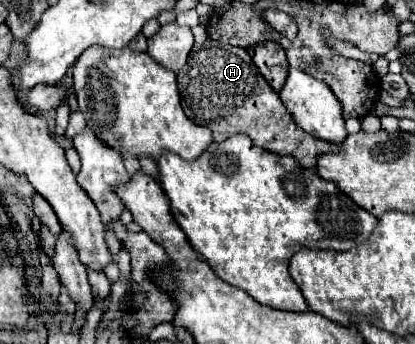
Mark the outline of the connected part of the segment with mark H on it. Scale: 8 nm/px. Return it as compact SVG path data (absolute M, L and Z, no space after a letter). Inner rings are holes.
M213 39L195 43L187 67L177 75L177 85L185 115L193 123L209 127L217 143L223 143L225 137L245 133L257 147L277 155L291 155L303 167L315 167L319 155L333 153L339 147L305 135L305 131L293 123L293 117L287 113L279 95L269 87L251 61L251 55L241 47L221 45Z

